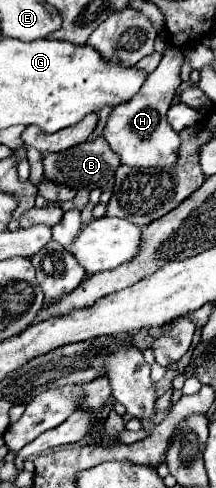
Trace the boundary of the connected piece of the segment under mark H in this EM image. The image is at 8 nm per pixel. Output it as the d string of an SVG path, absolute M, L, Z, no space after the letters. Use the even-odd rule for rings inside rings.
M169 46L159 66L145 78L145 84L141 86L141 90L131 100L111 110L105 130L103 130L103 138L121 156L123 164L129 164L135 168L165 168L177 162L181 140L177 132L169 128L165 114L171 106L171 100L177 88L181 86L181 76L179 76L181 62L183 62L181 54L183 54L181 50L177 50L175 46Z

